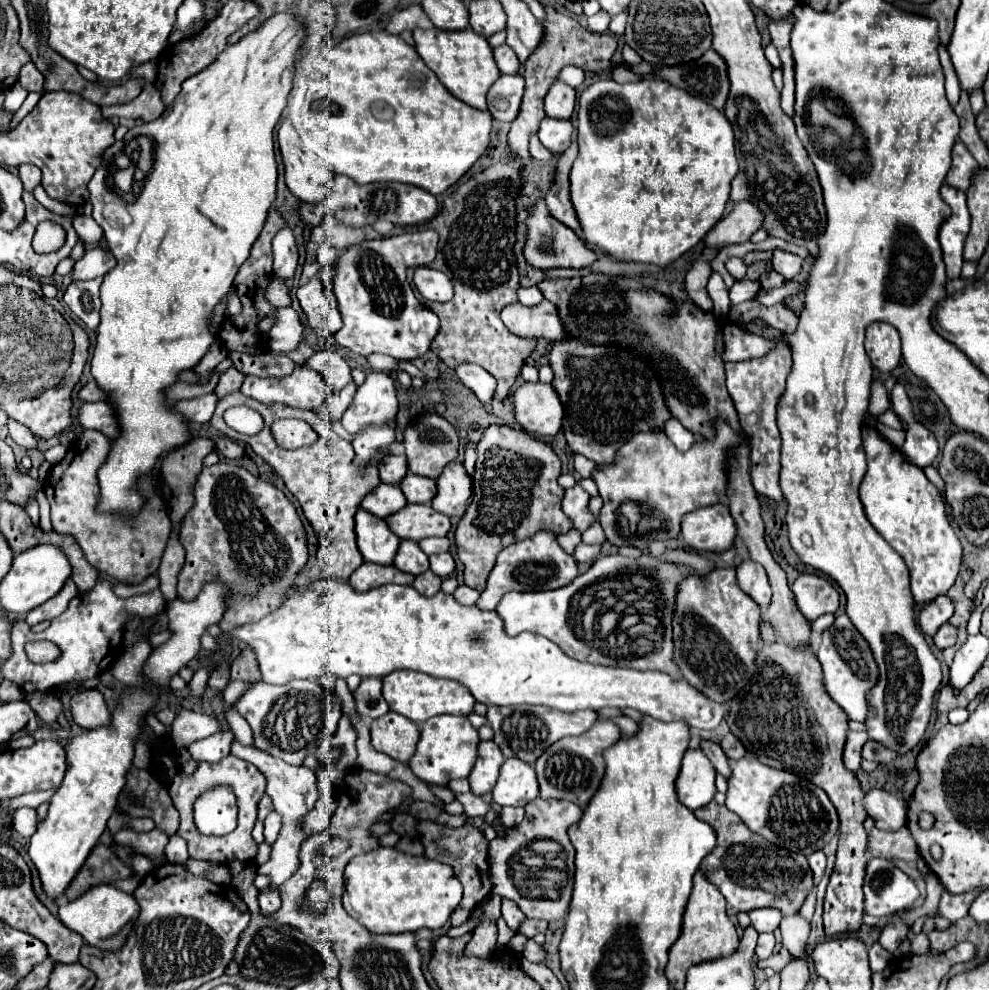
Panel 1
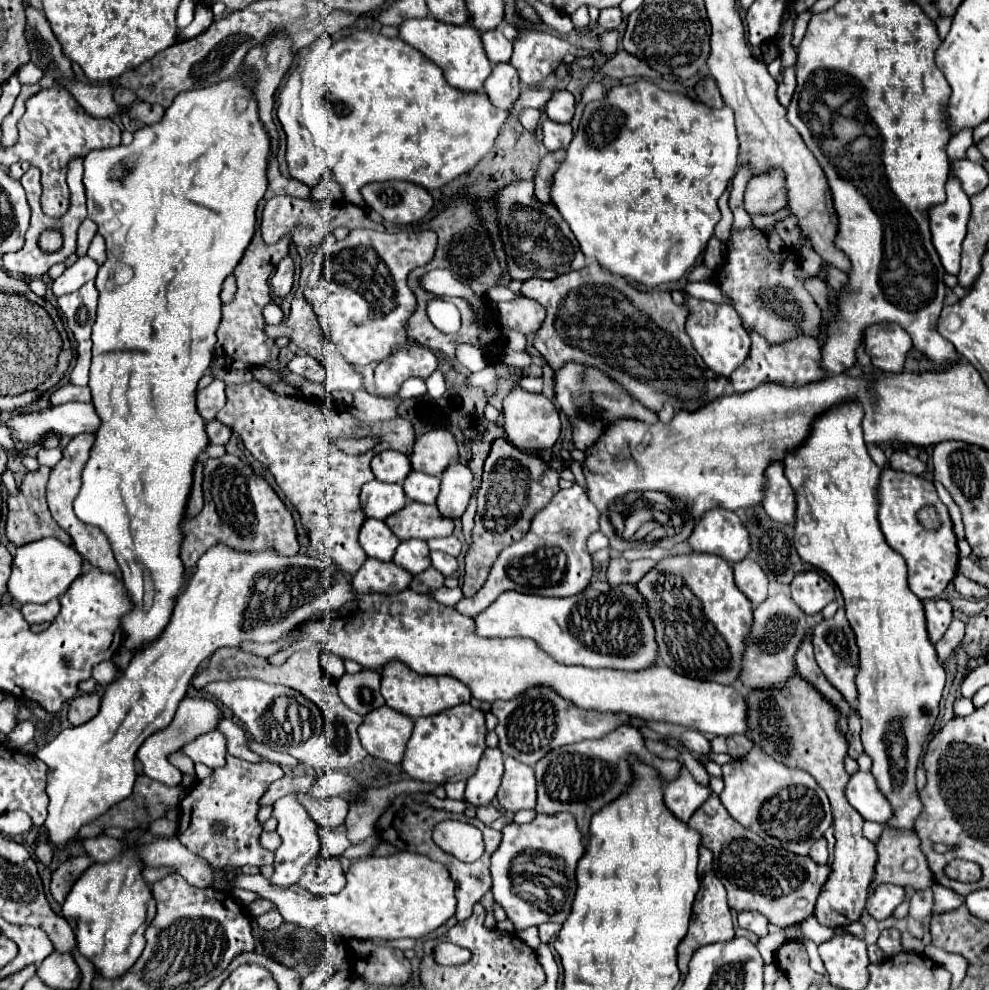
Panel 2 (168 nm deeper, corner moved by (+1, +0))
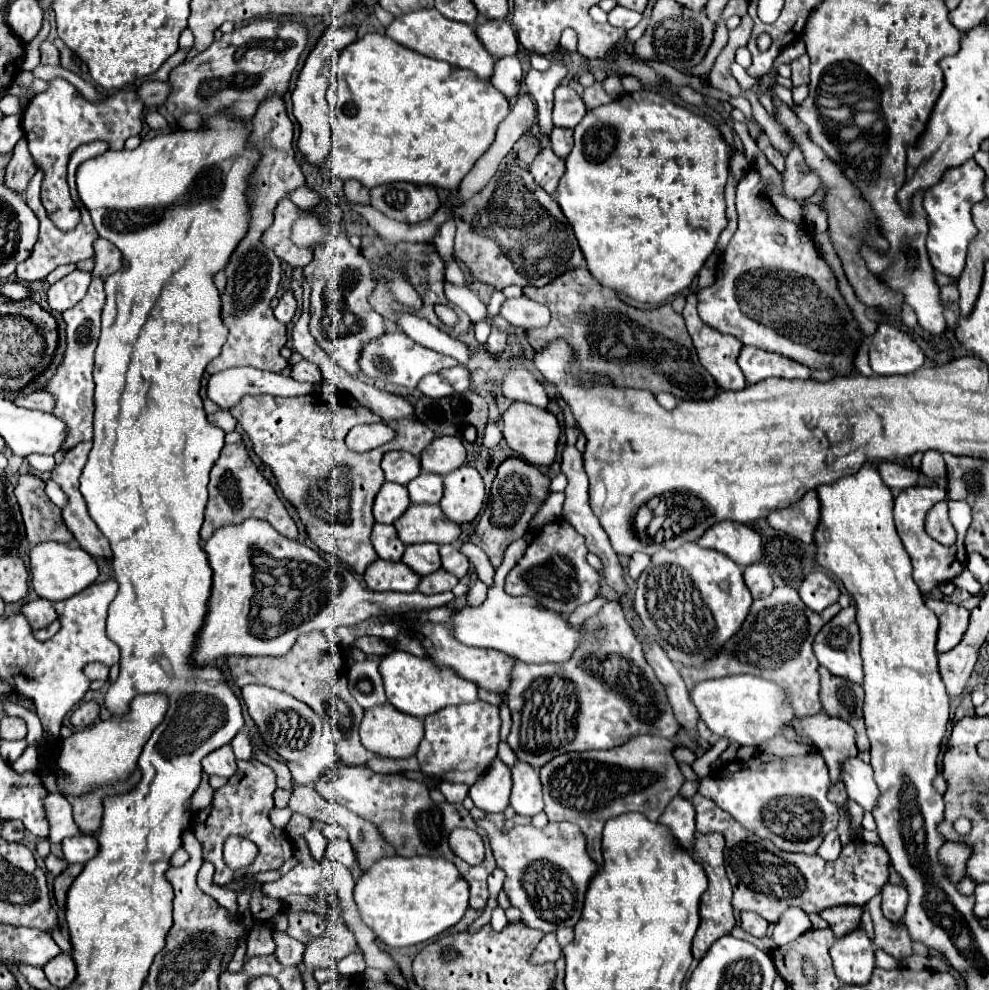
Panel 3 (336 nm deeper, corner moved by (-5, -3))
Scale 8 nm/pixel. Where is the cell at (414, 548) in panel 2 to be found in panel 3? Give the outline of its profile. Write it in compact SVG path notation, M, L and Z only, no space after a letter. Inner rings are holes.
M416 543L408 545L402 561L414 569L418 575L430 575L442 567L440 555L438 555L438 545L436 543Z

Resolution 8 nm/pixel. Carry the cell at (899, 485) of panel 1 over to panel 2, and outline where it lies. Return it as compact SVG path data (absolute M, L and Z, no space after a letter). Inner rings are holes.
M882 468L876 498L878 498L878 522L882 534L886 542L904 556L908 566L910 590L920 600L930 600L940 596L958 572L958 546L956 546L956 534L952 530L948 508L940 502L934 484L924 476ZM926 506L932 506L938 512L940 526L936 530L924 528L918 520L918 512Z

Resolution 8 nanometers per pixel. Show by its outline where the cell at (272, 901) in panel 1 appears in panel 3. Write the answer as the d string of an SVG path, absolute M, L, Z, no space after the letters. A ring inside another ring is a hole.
M274 931L274 941L276 941L276 959L282 965L288 967L298 967L302 963L304 957L304 945L296 939L292 939L288 933L282 931Z

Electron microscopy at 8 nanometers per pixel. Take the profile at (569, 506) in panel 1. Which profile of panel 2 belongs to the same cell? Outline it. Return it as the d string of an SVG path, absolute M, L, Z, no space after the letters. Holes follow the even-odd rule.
M574 484L568 490L560 490L550 504L540 510L526 536L496 558L488 580L472 598L462 598L456 604L456 610L464 616L478 616L486 610L502 592L516 590L524 594L538 594L538 596L572 596L584 590L592 578L592 558L586 550L586 538L598 530L600 512L588 500L586 492Z

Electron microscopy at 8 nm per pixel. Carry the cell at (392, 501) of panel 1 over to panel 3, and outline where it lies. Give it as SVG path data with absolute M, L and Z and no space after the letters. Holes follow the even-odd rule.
M386 481L374 501L374 519L378 523L394 523L410 505L408 489L398 483Z

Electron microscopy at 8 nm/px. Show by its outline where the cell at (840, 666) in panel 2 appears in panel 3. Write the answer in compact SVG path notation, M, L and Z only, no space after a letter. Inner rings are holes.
M850 605L832 617L814 639L814 655L830 673L854 683L862 683L860 631L856 625L856 607Z

